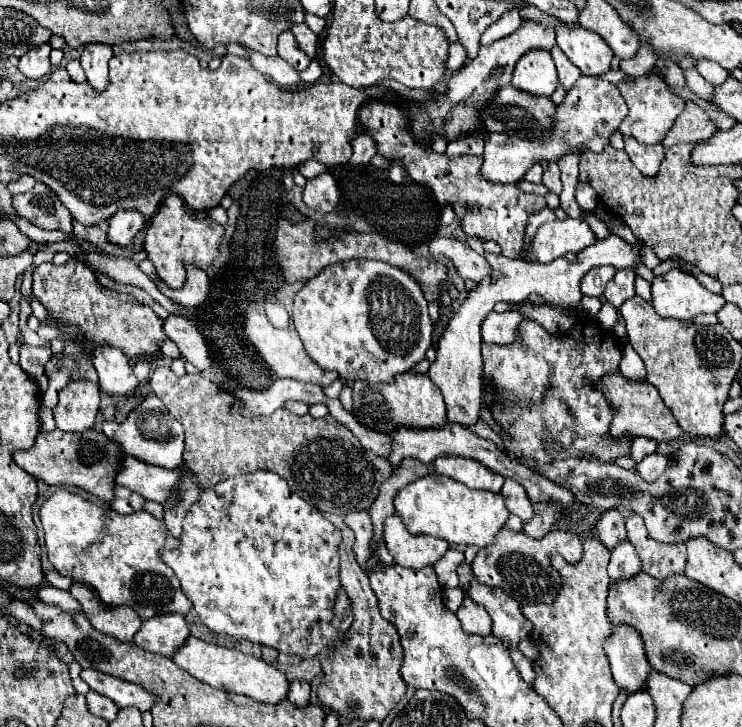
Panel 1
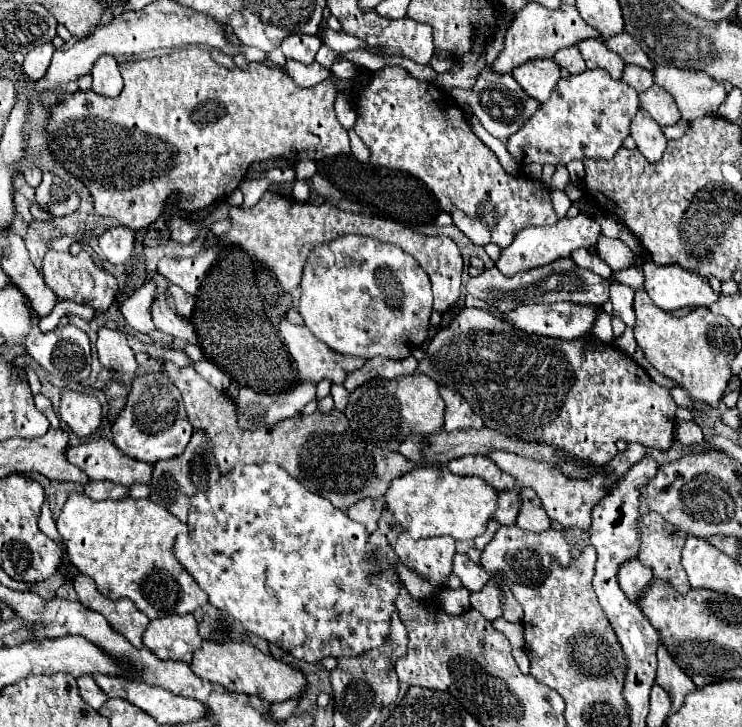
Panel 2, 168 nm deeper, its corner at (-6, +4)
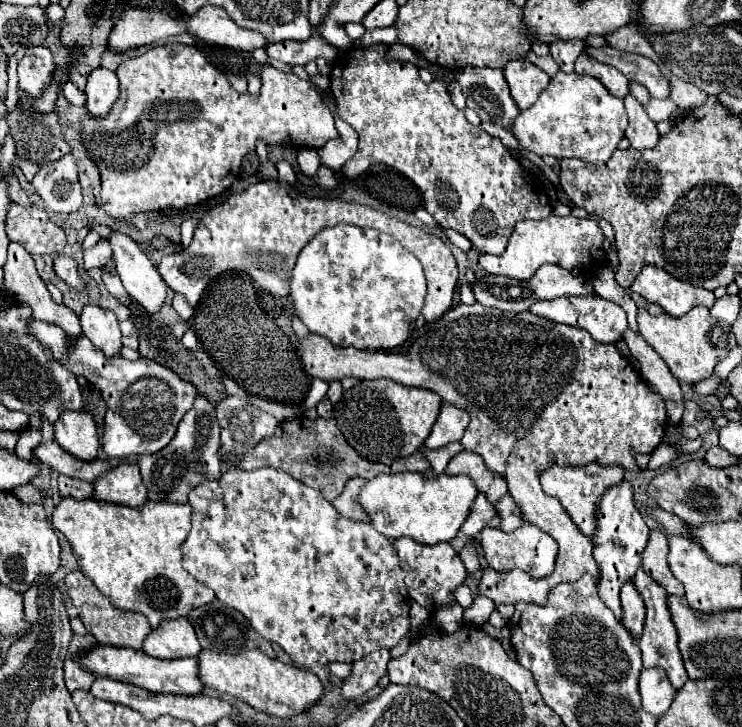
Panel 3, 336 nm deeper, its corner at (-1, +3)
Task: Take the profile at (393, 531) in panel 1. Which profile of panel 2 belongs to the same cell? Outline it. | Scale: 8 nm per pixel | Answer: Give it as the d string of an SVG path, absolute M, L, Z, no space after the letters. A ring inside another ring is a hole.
M405 531L397 537L395 553L401 563L411 571L427 577L433 585L447 585L447 575L451 573L451 563L455 555L453 537L433 537L433 539L413 539Z

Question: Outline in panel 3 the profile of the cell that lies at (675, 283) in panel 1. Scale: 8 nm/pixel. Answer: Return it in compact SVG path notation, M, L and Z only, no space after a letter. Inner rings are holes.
M644 266L644 270L640 270L636 280L632 282L630 290L646 298L648 302L658 304L664 312L676 318L684 316L690 308L698 304L710 308L716 300L712 292L682 282L660 270L658 266Z

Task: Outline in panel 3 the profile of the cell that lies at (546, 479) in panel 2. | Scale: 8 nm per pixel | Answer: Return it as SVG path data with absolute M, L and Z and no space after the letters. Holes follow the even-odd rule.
M596 462L588 464L586 468L582 468L582 466L580 468L554 466L554 468L548 468L540 474L540 482L542 482L544 492L550 496L556 496L562 502L562 506L566 508L570 518L576 522L580 532L586 536L592 536L596 532L596 506L598 506L600 498L606 494L608 488L620 484L622 478L624 478L624 470L620 466L598 466Z

